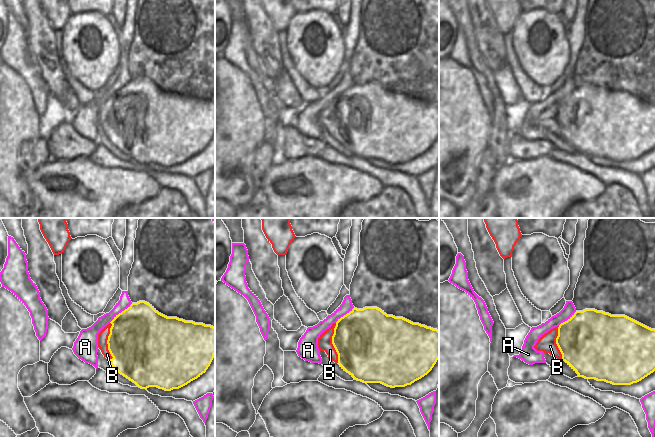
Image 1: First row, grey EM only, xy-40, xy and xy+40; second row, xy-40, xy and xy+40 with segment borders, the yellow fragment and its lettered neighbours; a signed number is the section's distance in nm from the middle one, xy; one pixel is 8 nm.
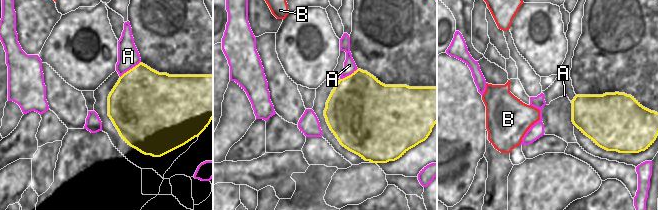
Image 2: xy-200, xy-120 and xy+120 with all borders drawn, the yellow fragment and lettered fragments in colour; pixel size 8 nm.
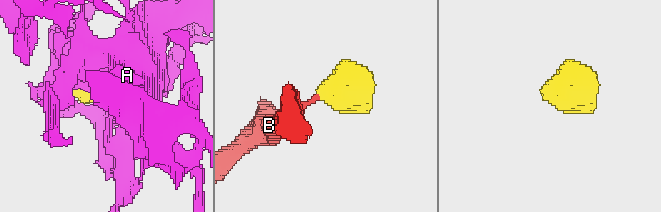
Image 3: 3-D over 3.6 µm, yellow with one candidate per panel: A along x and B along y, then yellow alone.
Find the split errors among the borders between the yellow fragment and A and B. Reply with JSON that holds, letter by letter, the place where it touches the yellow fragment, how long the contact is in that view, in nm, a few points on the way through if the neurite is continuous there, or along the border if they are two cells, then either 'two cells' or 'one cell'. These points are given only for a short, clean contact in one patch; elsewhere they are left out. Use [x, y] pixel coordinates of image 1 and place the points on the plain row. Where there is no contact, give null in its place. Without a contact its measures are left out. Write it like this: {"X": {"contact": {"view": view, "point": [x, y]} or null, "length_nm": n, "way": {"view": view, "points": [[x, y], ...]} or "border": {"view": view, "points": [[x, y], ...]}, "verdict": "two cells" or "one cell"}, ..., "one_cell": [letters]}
{"A": {"contact": {"view": "xy-40", "point": [121, 88]}, "length_nm": 240, "verdict": "two cells"}, "B": {"contact": {"view": "xy-40", "point": [107, 118]}, "length_nm": 300, "way": {"view": "xy-40", "points": [[138, 117], [107, 118], [103, 111]]}, "verdict": "one cell"}, "one_cell": ["B"]}

